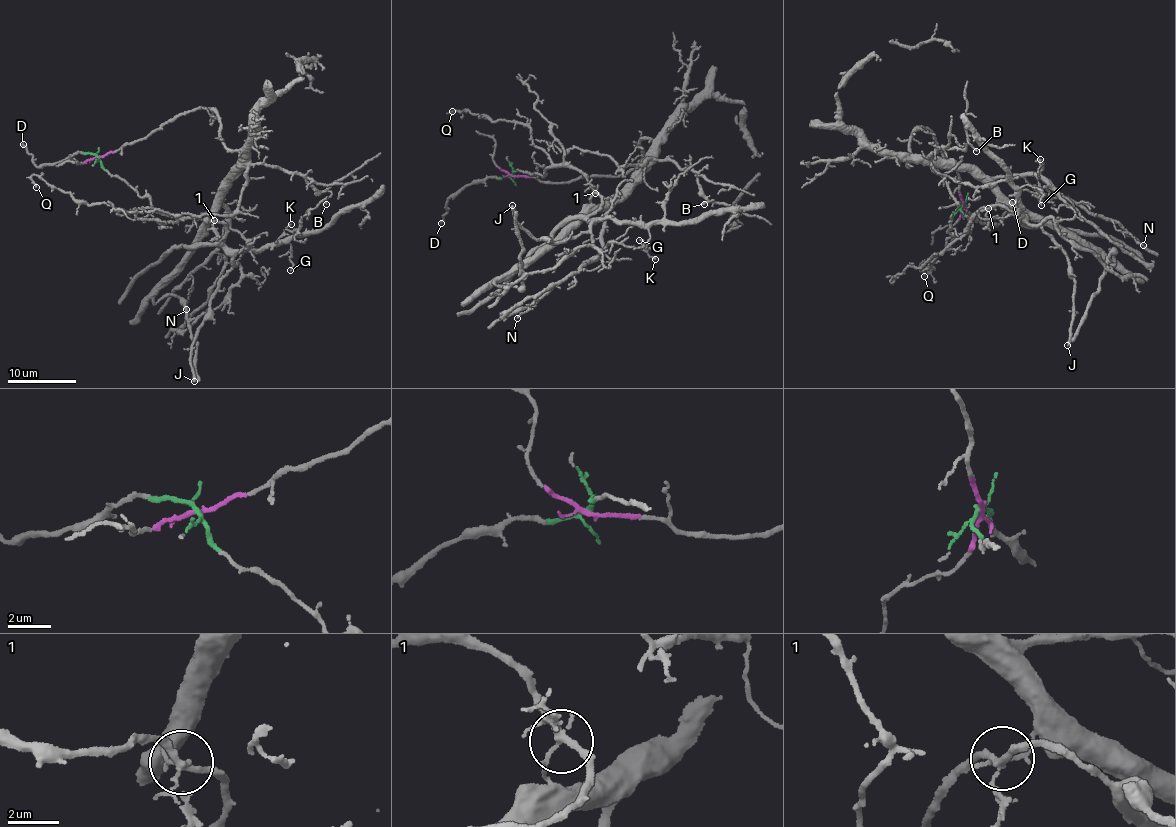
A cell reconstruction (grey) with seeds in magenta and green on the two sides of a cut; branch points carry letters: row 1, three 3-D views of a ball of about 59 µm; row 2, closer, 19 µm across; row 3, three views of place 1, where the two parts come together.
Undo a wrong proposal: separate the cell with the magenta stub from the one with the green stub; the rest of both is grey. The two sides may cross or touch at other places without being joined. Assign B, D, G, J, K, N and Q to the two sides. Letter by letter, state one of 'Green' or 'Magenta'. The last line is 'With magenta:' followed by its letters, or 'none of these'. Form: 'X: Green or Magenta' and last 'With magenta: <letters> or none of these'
B: Magenta
D: Green
G: Green
J: Green
K: Magenta
N: Magenta
Q: Green
With magenta: B, K, N

